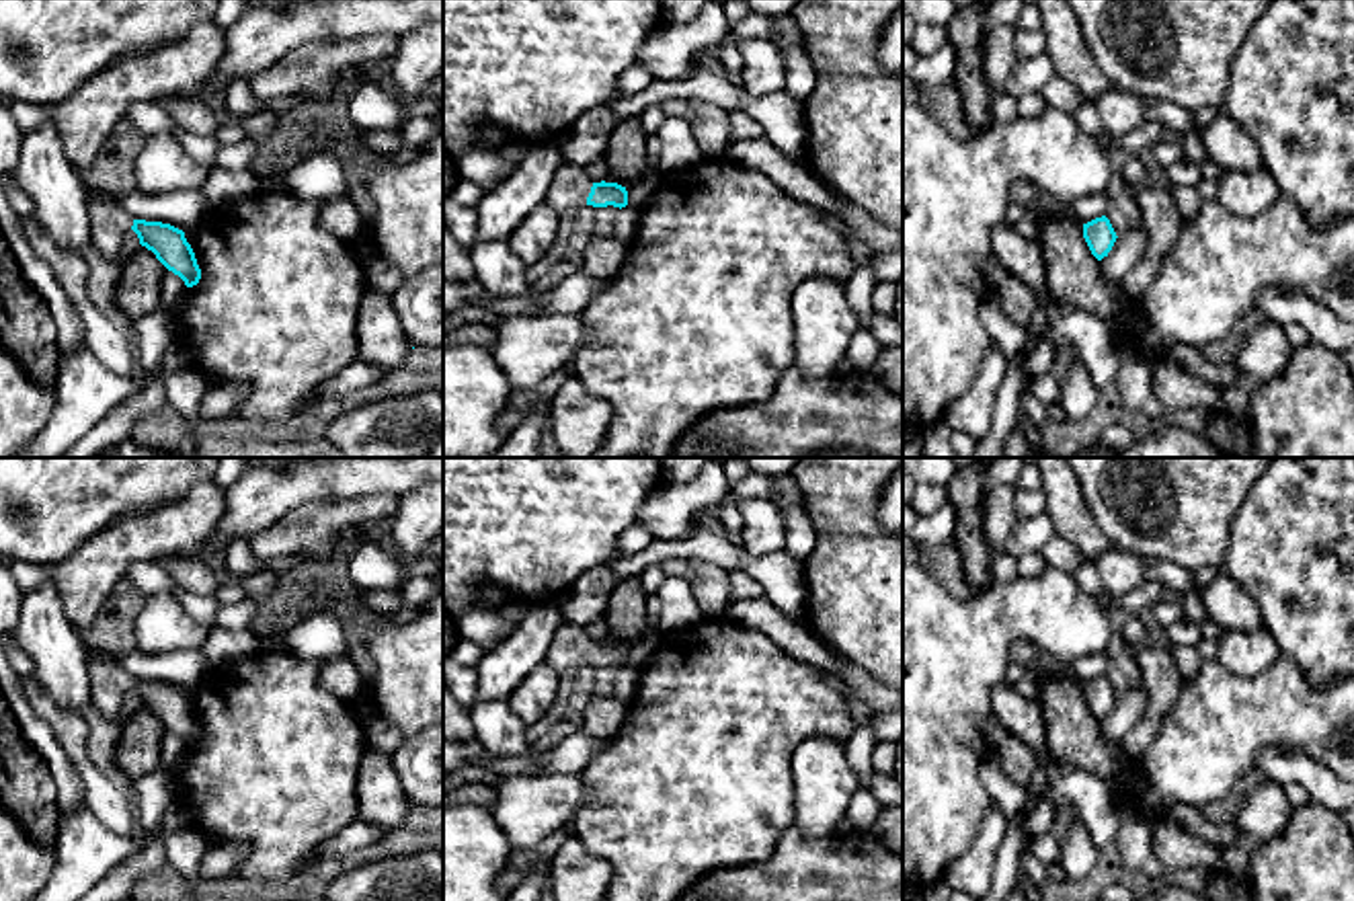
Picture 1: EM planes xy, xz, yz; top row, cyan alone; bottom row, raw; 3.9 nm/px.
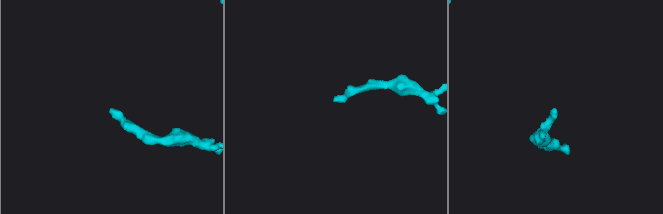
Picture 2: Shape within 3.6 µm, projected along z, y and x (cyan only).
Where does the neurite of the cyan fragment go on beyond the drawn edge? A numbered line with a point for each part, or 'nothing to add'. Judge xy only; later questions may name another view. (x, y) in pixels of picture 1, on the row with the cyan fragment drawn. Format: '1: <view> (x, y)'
1: xy (109, 222)

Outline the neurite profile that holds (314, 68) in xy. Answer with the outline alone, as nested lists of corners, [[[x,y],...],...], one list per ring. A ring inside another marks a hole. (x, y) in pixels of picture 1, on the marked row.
[[[390,33],[312,41],[291,49],[246,82],[252,94],[265,103],[297,94],[318,103],[336,90],[345,70],[359,72],[367,64],[390,64],[398,41],[400,37]]]

